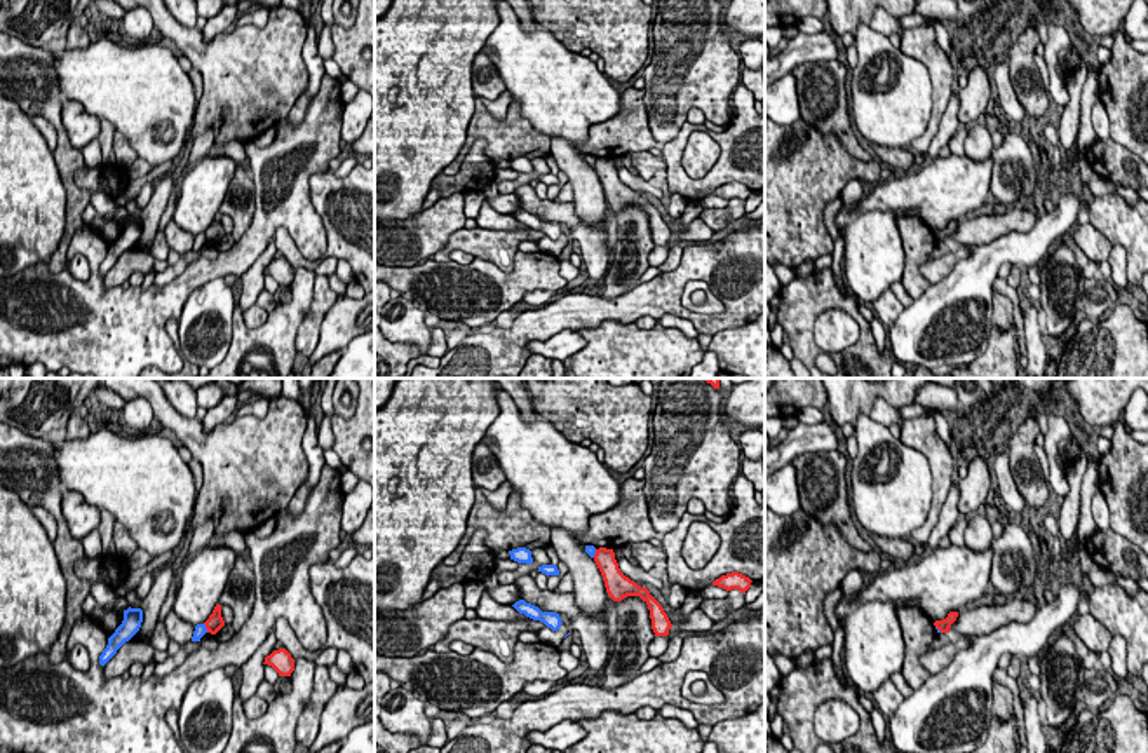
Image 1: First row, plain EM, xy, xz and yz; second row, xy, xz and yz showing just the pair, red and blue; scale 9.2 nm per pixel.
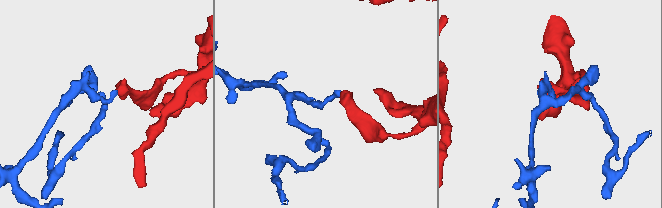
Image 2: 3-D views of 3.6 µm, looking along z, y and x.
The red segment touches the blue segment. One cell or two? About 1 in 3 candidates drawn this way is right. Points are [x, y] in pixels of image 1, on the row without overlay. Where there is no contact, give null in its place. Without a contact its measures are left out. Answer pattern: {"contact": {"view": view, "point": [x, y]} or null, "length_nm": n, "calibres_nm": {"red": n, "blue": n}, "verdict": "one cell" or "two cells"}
{"contact": {"view": "xy", "point": [206, 237]}, "length_nm": 100, "calibres_nm": {"red": 160, "blue": 100}, "verdict": "two cells"}

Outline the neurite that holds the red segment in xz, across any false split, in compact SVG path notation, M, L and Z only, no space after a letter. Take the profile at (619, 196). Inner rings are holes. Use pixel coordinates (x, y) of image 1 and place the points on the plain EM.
M596 159L594 171L603 185L608 206L613 211L622 211L627 206L639 206L648 214L655 246L667 246L672 234L662 214L650 204L646 197L638 195L620 181L613 159Z

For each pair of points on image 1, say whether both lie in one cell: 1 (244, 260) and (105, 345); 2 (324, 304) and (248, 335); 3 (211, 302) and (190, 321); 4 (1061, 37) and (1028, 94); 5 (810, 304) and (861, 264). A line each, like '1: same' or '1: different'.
1: same
2: different
3: same
4: different
5: different

